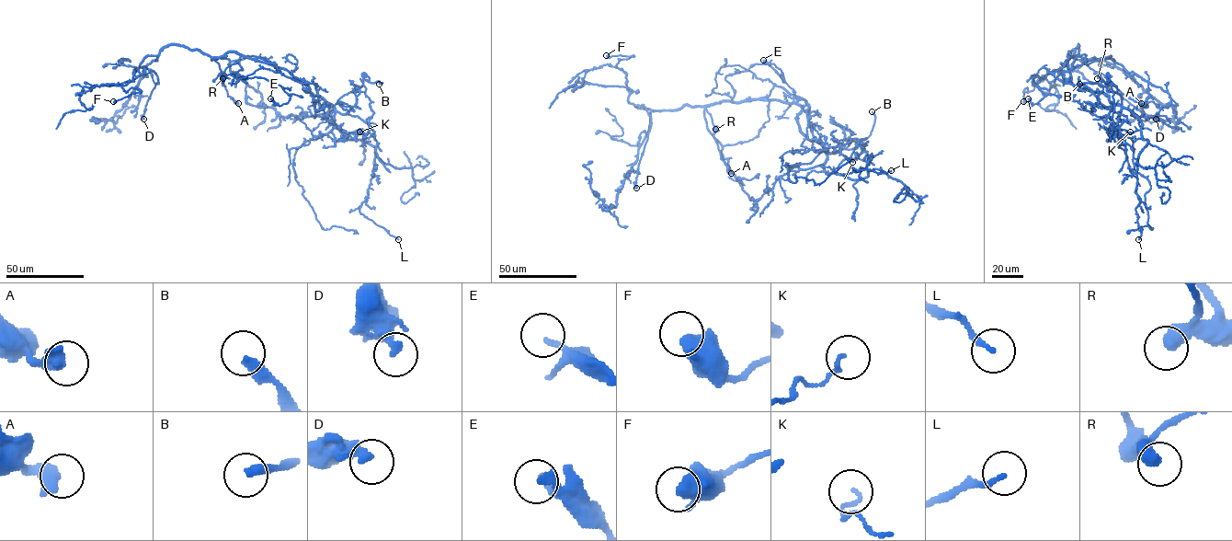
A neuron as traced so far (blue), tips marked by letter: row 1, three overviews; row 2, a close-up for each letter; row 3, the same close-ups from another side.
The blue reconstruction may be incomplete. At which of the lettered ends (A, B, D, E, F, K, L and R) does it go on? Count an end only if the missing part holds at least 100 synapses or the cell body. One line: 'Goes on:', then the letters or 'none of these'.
Goes on: B

